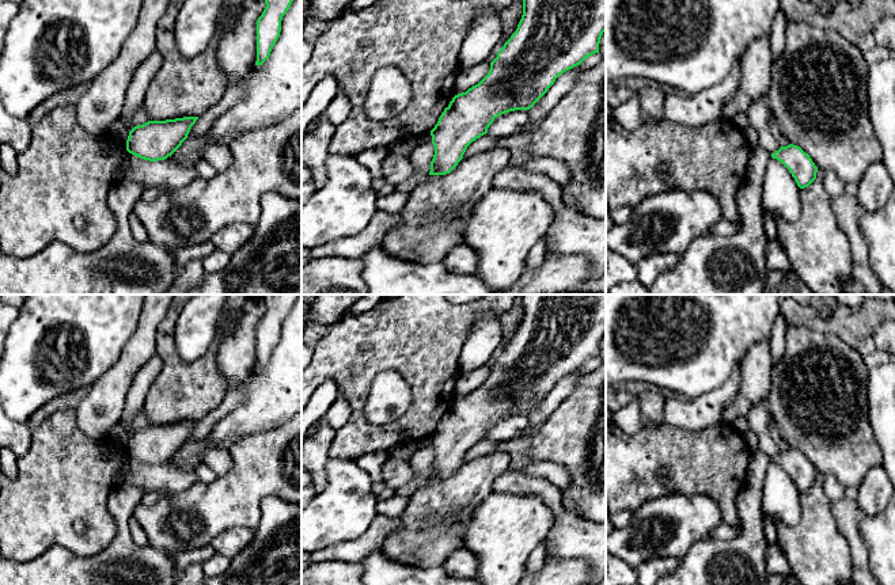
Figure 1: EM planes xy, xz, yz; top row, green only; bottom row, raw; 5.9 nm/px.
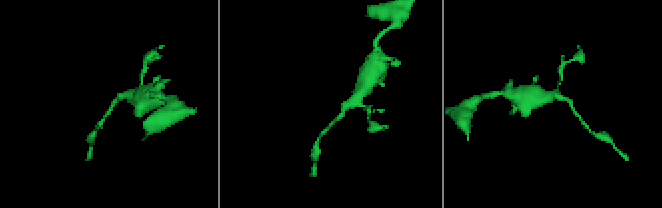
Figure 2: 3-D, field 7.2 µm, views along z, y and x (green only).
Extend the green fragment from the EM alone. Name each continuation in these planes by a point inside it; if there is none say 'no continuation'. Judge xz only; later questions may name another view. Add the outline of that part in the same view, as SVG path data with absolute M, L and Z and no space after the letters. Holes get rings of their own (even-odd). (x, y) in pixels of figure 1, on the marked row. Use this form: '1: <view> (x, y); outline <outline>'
no continuation

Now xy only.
no continuation

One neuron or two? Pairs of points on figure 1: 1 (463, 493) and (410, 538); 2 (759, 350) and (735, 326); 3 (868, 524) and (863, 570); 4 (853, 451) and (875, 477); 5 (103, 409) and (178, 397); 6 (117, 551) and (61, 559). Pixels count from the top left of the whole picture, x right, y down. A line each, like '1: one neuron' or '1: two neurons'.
1: one neuron
2: two neurons
3: two neurons
4: two neurons
5: two neurons
6: one neuron

